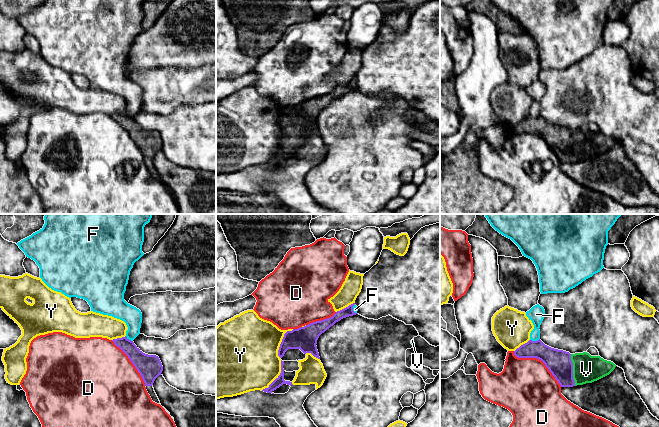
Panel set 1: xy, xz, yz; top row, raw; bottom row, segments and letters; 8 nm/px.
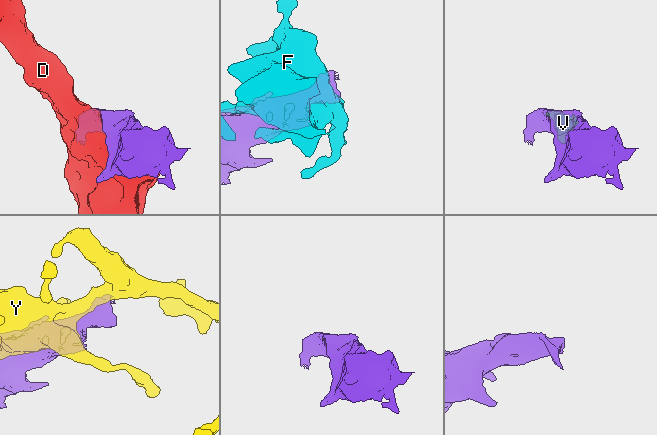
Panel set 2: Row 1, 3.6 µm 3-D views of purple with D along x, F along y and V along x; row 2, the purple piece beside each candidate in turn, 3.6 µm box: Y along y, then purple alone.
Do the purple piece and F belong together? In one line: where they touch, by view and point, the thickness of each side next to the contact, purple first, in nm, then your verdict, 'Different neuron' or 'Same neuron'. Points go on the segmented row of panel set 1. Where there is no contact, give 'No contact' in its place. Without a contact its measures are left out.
Touches purple at yz (534, 341). Thickness 190 nm (purple) against 140 nm. Different neuron

